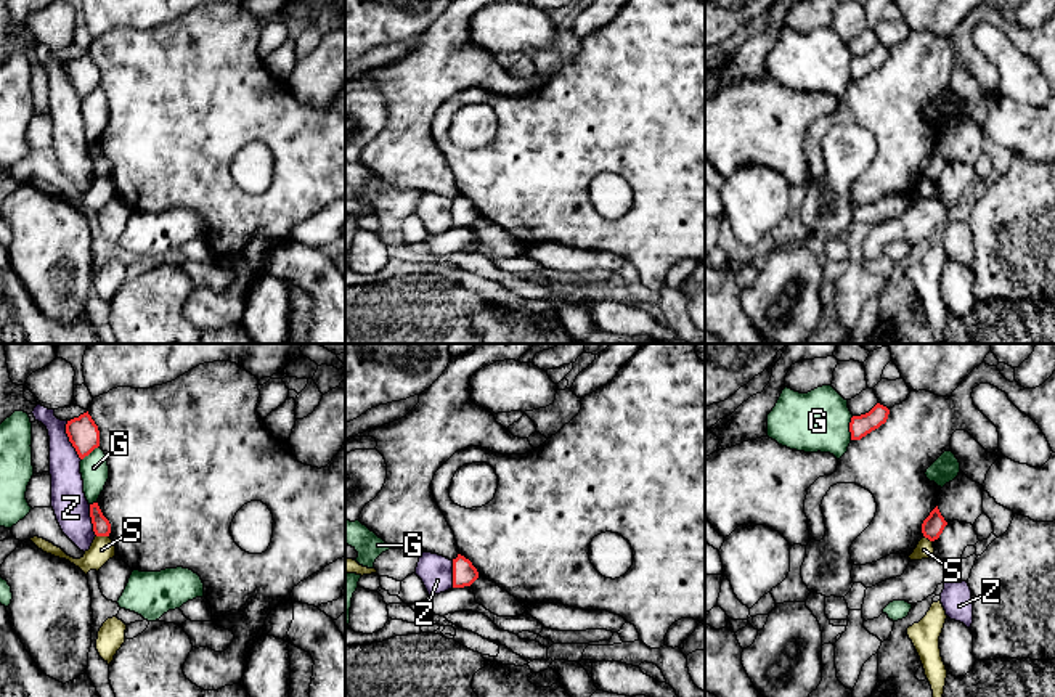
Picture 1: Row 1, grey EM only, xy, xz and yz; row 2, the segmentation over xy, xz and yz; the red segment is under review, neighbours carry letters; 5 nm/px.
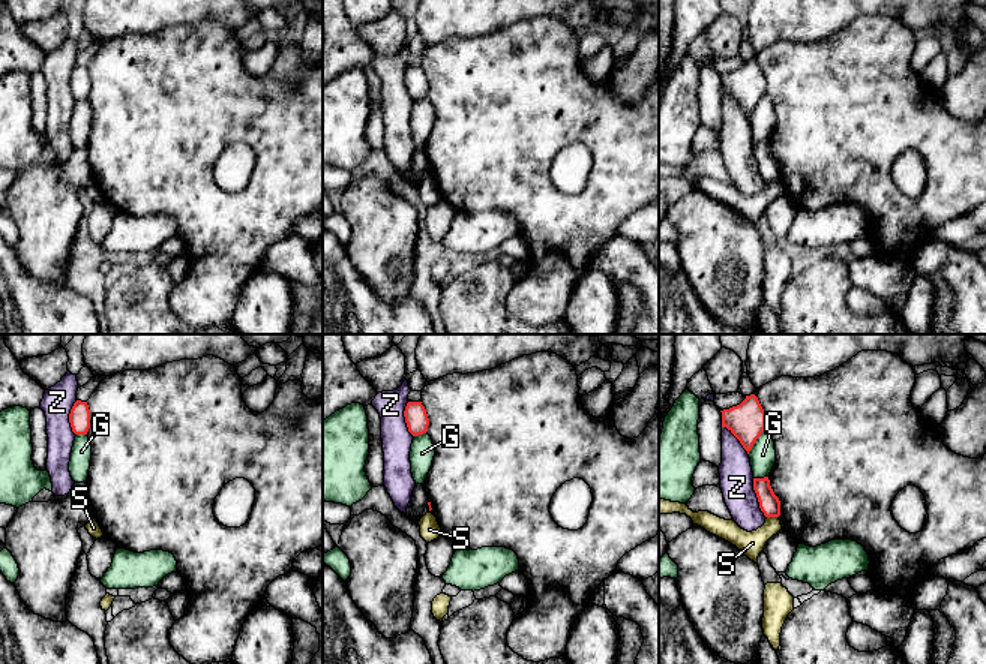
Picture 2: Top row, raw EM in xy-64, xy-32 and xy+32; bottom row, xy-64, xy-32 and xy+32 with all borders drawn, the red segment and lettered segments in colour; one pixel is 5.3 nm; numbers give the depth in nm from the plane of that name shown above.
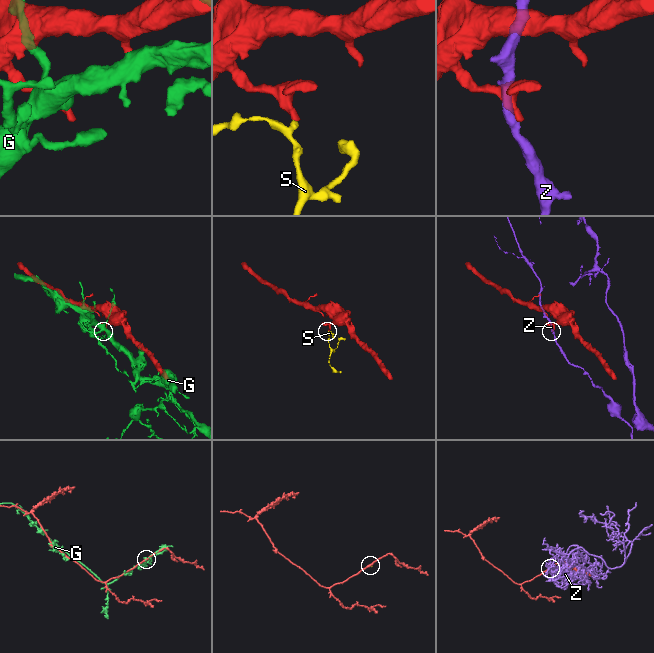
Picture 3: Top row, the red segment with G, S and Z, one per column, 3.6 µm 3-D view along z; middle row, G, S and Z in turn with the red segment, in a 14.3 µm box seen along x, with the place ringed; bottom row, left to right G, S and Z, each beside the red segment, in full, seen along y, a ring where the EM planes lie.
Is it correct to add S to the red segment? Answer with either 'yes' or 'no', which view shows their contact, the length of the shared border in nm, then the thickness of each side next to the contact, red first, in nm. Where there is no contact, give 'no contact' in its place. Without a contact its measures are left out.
no | xy | 60 nm | 90/120 nm

